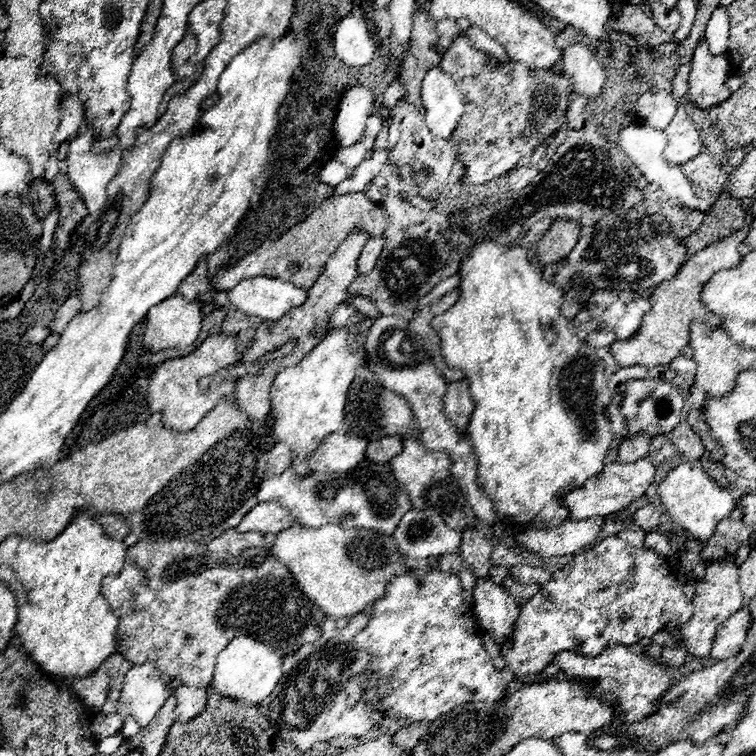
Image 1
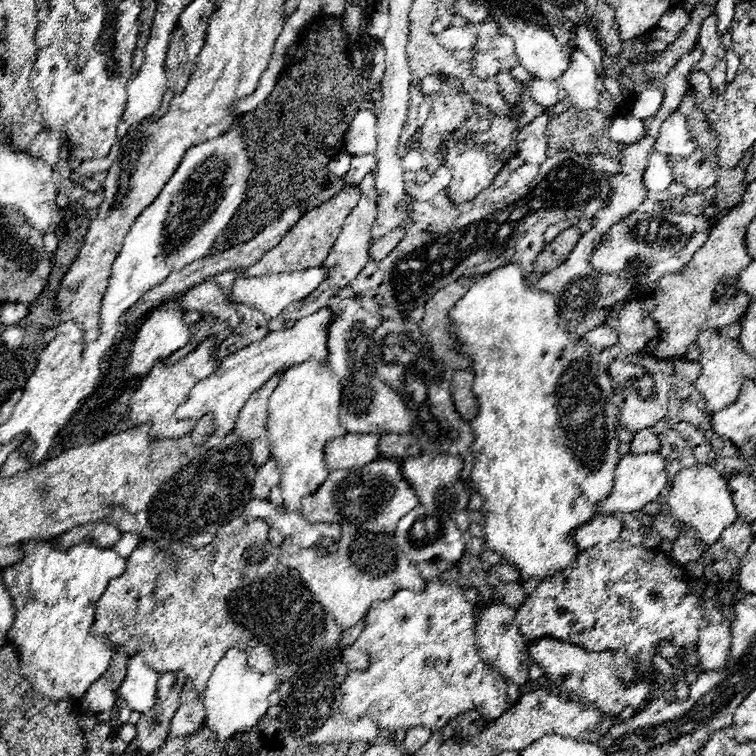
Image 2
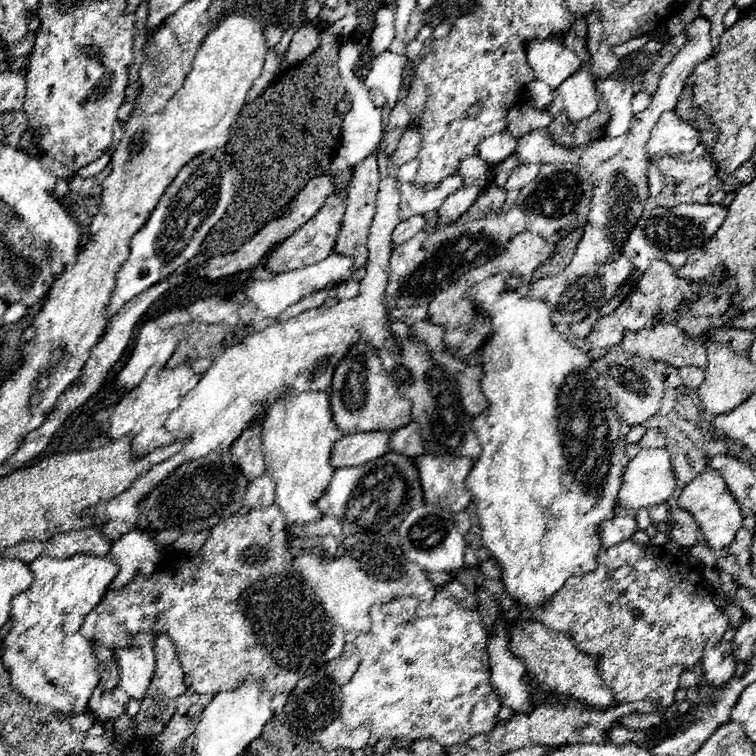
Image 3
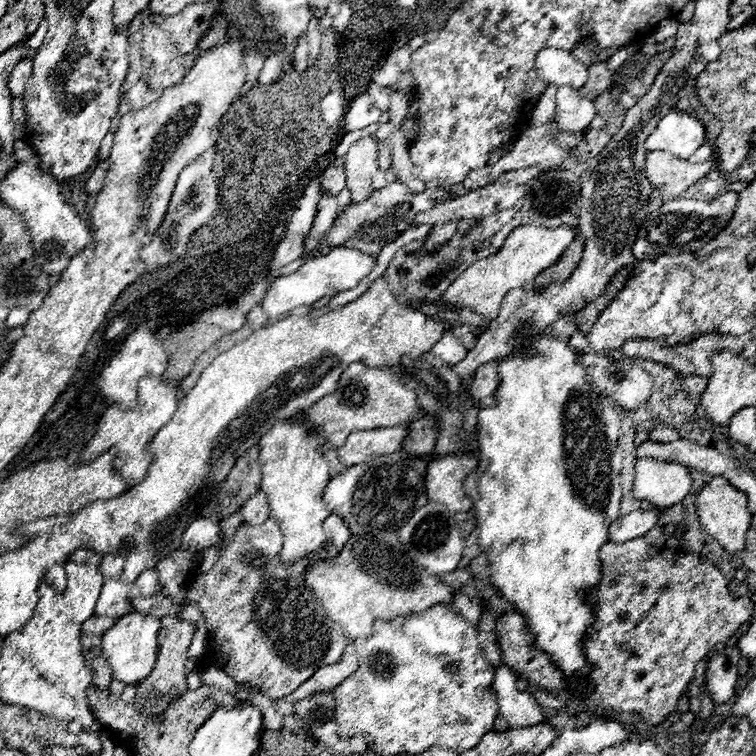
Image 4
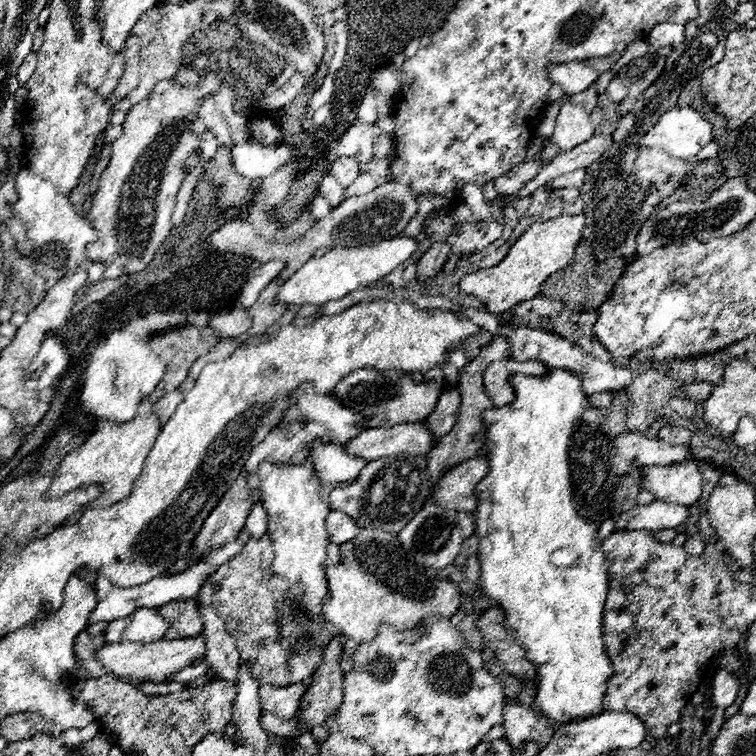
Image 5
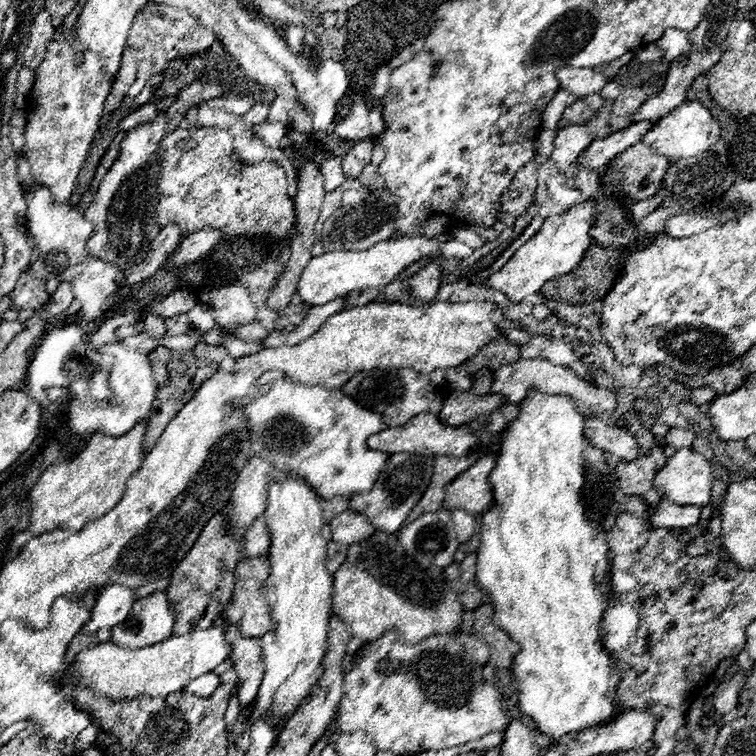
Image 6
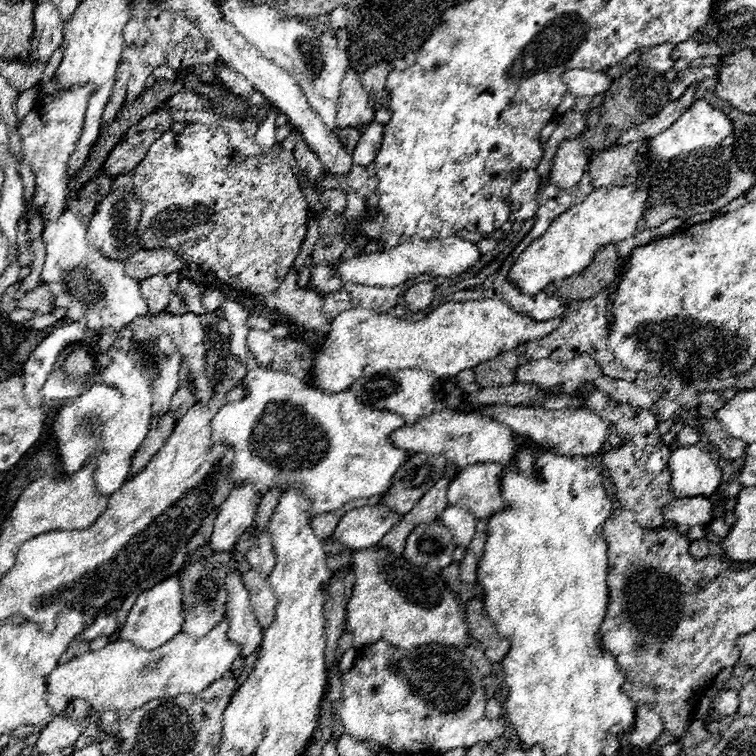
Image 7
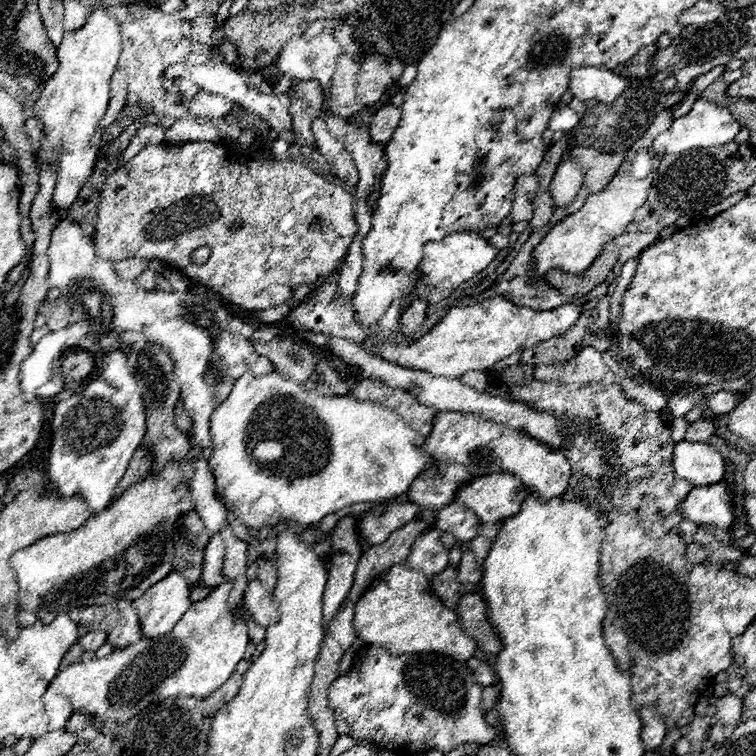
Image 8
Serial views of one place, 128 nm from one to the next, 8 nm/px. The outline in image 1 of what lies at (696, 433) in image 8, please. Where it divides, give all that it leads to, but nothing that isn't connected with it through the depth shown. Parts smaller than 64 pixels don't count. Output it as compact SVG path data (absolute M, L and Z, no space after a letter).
M646 434L630 436L630 438L622 440L620 450L618 450L618 460L620 462L634 462L638 458L644 458L648 454L648 446L650 446L650 438Z

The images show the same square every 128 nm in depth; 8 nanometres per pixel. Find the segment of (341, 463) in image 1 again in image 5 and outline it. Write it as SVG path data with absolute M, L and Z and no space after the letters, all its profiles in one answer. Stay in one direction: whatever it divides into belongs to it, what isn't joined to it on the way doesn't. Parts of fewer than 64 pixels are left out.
M422 422L398 424L392 428L370 428L348 442L348 454L378 460L384 456L408 452L408 454L428 454L438 440L432 438L430 430Z

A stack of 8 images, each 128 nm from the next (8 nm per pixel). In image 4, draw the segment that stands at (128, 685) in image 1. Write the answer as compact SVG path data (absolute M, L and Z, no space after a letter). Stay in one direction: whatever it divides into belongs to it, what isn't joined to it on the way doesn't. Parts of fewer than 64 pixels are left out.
M134 612L134 614L122 616L102 636L102 654L108 660L116 680L124 684L138 684L154 670L154 662L158 654L158 632L160 632L160 618Z

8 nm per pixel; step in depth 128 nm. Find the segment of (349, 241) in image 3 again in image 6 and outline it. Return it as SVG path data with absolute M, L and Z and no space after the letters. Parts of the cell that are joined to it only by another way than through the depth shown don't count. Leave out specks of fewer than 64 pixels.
M362 94L352 96L350 112L348 112L348 116L346 116L342 122L338 122L338 126L334 128L334 134L336 134L338 138L354 140L354 142L360 142L360 140L364 140L366 136L370 136L368 108L366 108L366 100L364 100Z

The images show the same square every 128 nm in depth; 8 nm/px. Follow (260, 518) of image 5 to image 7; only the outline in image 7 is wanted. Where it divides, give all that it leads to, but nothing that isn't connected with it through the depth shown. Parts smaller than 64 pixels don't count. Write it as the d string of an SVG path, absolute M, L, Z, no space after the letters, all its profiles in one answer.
M260 534L258 536L258 542L254 544L254 548L246 554L246 560L248 564L258 570L260 574L264 574L266 578L270 576L274 564L276 564L276 556L272 552L272 540L270 540L270 534Z

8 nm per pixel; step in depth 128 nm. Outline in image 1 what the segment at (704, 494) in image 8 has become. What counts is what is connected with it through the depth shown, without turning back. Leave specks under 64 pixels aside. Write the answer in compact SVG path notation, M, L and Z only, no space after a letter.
M594 516L582 522L566 522L560 528L530 528L530 530L518 530L518 542L538 552L540 556L574 556L578 550L590 546L596 542L600 530L604 528L604 518Z

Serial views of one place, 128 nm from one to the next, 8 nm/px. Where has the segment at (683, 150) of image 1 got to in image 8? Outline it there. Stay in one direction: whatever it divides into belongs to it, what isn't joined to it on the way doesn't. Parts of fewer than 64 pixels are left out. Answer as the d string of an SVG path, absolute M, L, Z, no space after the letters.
M698 100L694 102L692 110L686 114L686 116L680 116L672 122L670 130L662 132L654 144L652 144L652 150L656 156L666 156L666 154L682 154L686 150L694 150L694 148L712 148L712 146L722 146L726 142L732 142L736 138L736 134L740 132L740 124L736 122L736 118L726 110L726 108L720 108L712 102L706 102L706 100Z

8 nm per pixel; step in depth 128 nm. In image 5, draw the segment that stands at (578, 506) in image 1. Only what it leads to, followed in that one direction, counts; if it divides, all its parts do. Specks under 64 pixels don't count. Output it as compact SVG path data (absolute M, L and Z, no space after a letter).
M698 460L642 468L642 488L652 492L656 500L692 506L702 494L702 472Z

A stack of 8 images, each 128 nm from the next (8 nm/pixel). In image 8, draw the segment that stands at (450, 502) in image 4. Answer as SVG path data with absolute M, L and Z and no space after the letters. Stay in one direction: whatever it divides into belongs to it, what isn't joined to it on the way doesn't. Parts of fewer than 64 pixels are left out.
M500 472L462 486L454 502L470 508L482 522L500 522L518 514L526 496L528 490L524 490L524 484L518 478Z

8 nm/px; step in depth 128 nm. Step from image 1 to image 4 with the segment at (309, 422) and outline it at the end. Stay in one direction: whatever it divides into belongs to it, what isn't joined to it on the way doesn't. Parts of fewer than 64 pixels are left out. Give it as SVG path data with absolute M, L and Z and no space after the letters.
M280 420L262 440L260 440L260 468L262 484L270 504L270 518L278 520L284 536L282 552L278 560L282 564L294 564L306 558L326 558L328 550L324 548L326 536L322 532L322 522L330 514L324 506L322 492L330 482L330 468L316 450L322 442L316 434L306 432L302 426L288 426L286 420Z

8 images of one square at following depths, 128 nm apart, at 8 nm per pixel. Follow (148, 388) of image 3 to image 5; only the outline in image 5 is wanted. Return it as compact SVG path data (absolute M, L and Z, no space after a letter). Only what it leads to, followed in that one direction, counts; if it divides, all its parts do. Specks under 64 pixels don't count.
M144 400L138 408L138 414L134 416L134 420L126 422L126 424L112 424L108 420L100 420L96 424L96 430L94 434L74 452L70 452L62 462L60 466L56 468L54 472L54 480L50 484L50 488L46 490L46 500L48 498L58 498L58 496L64 496L72 490L78 490L78 488L86 488L86 486L92 486L94 482L98 482L96 486L100 488L100 496L96 500L92 500L90 504L82 506L78 512L74 512L72 516L68 516L62 526L66 524L76 524L80 520L80 516L88 510L88 508L106 508L106 506L112 506L116 502L120 502L122 498L130 496L132 492L132 484L134 480L140 476L142 472L142 466L144 466L144 460L160 432L160 426L158 426L158 418L152 414L152 404L154 400Z

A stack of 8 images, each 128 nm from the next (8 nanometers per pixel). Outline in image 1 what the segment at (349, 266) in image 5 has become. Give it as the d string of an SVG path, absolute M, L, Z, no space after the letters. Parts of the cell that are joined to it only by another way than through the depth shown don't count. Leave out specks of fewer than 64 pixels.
M268 276L246 278L228 292L230 304L248 316L262 320L278 320L292 306L300 306L308 298L308 290L292 282Z

